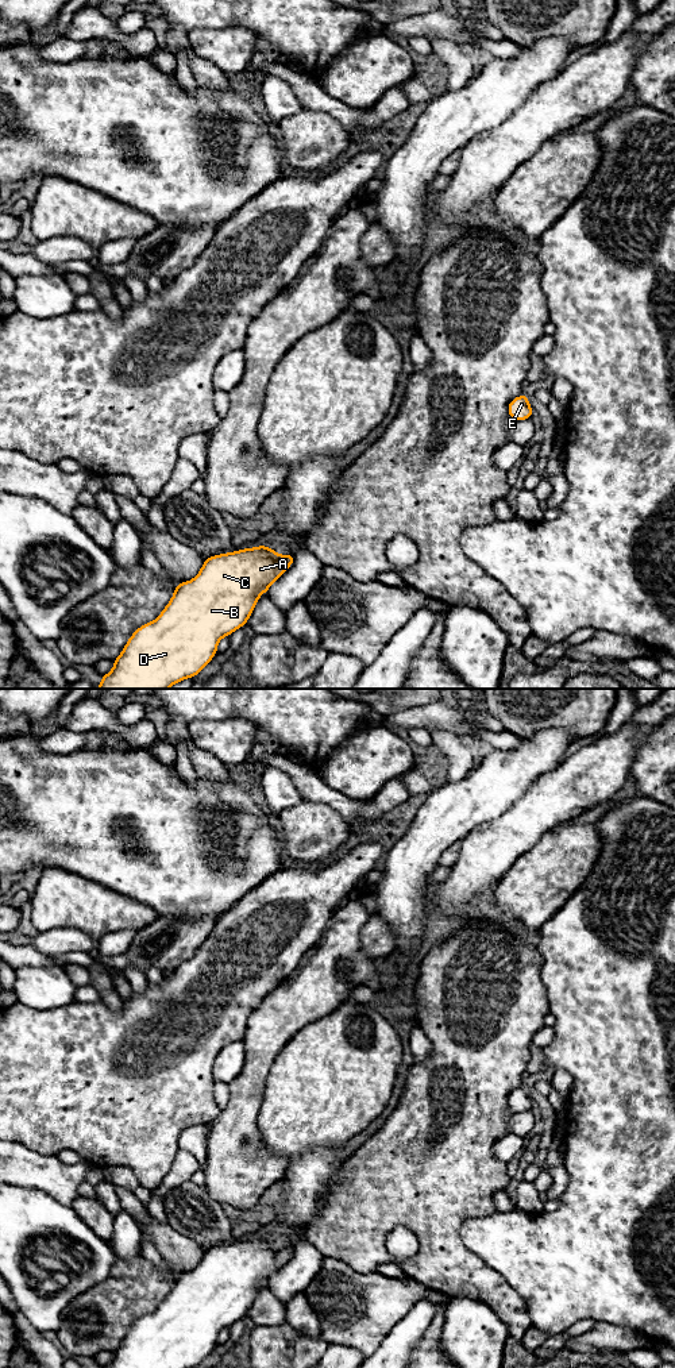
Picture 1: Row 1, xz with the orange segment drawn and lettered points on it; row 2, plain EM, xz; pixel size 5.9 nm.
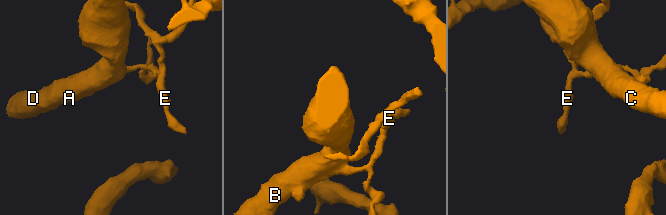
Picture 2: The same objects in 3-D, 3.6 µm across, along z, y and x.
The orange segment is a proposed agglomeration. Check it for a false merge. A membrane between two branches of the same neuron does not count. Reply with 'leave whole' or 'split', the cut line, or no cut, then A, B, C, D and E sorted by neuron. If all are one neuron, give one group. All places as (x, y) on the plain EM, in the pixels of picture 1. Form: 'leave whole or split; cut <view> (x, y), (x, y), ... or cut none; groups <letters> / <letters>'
split; cut xz (280, 1247), (276, 1255), (278, 1268); groups A B C D / E

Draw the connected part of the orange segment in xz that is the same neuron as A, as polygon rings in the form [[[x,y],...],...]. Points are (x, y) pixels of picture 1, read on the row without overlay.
[[[256,1237],[234,1244],[212,1246],[205,1251],[198,1265],[177,1275],[173,1288],[151,1314],[143,1315],[127,1332],[113,1360],[103,1368],[196,1368],[217,1345],[217,1336],[236,1321],[244,1318],[259,1288],[279,1269],[275,1257],[279,1245],[269,1237]]]

